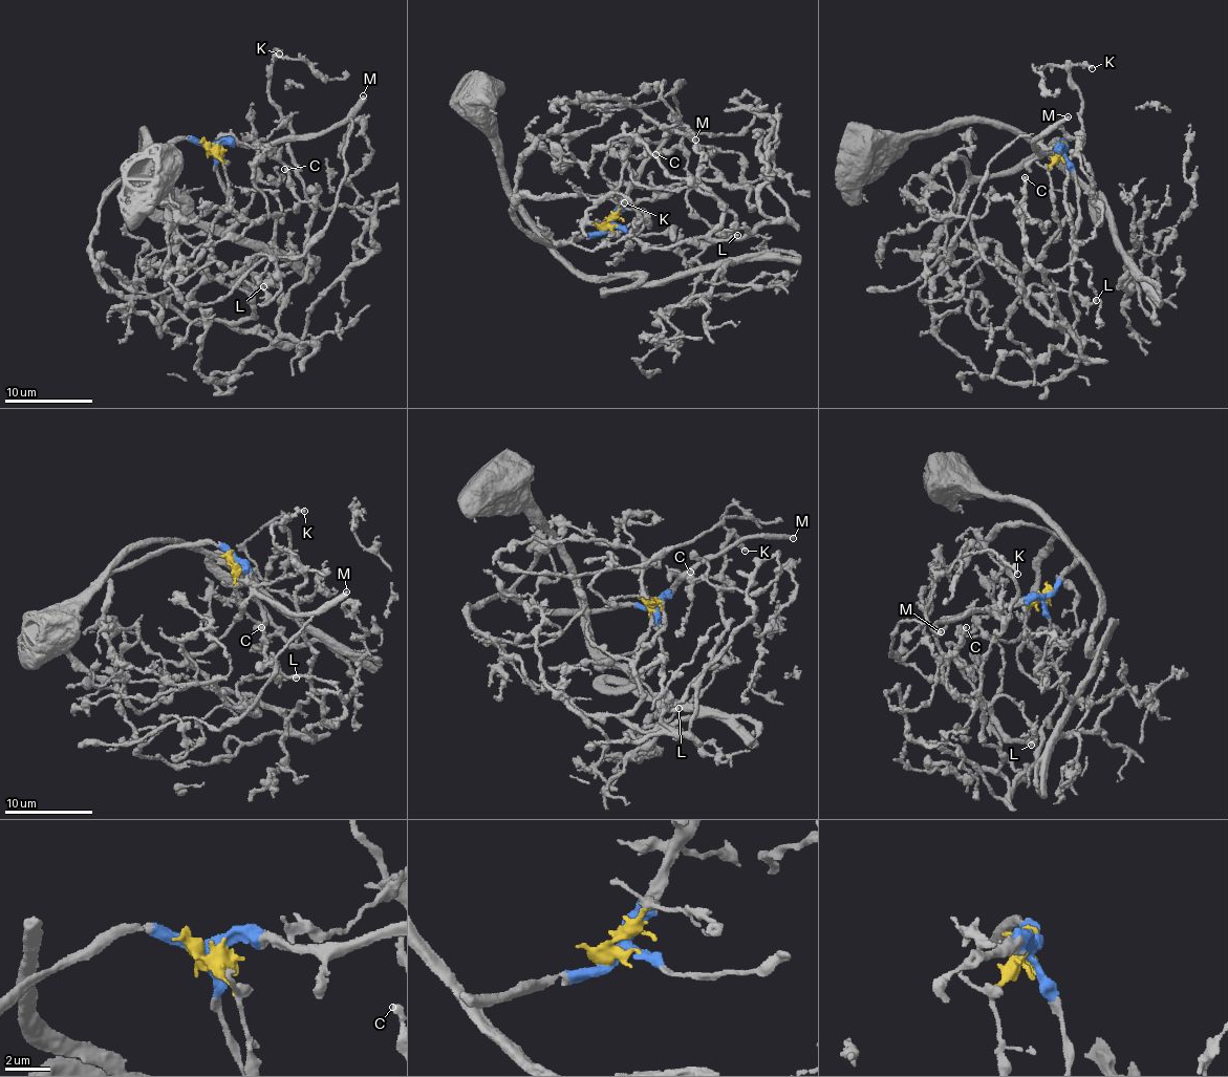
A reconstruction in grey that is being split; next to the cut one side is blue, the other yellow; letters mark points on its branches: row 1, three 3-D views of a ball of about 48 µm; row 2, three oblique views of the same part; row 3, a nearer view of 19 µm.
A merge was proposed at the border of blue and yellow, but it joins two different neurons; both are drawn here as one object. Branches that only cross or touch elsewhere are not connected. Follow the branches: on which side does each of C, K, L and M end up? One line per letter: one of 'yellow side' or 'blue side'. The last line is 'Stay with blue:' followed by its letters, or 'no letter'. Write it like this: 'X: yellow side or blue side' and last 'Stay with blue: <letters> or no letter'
C: yellow side
K: yellow side
L: yellow side
M: blue side
Stay with blue: M

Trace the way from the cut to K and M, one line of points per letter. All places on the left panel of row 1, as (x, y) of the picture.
K: (211, 146), (228, 206), (163, 294), (195, 322), (276, 342), (313, 201), (270, 102), (279, 55)
M: (211, 146), (276, 146), (306, 139), (352, 119), (363, 97)

